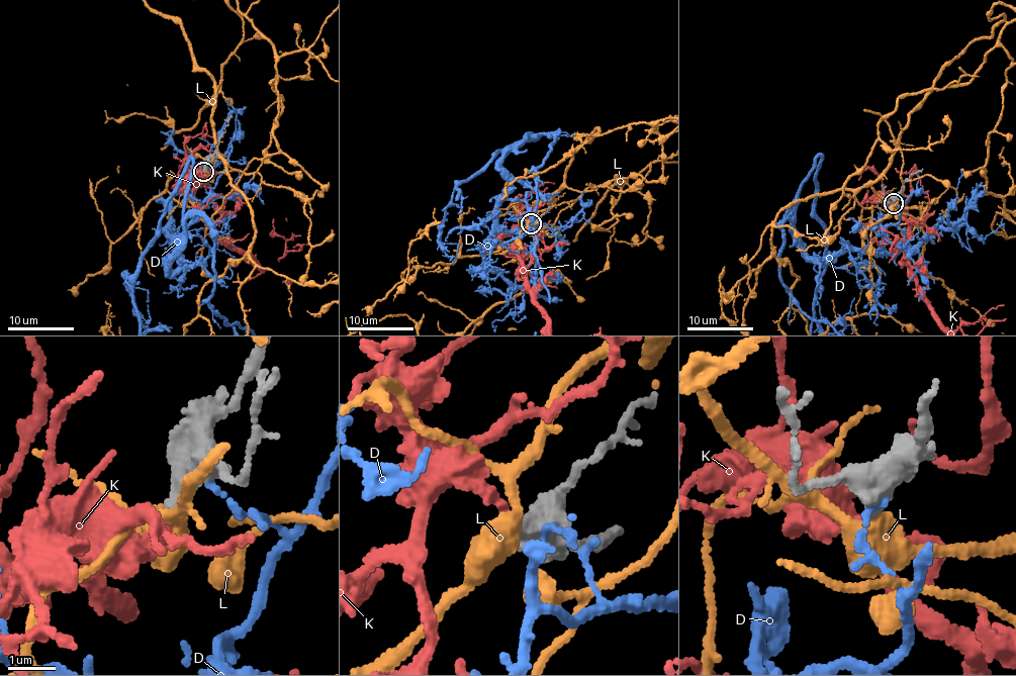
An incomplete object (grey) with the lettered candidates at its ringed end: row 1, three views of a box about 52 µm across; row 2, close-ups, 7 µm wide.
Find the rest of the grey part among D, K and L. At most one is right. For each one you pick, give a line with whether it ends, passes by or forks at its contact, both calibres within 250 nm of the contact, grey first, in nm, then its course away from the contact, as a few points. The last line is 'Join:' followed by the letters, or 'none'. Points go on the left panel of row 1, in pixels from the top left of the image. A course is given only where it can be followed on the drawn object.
K: It ends there. Thickness 400 nm (grey) against 180 nm
Join: K

